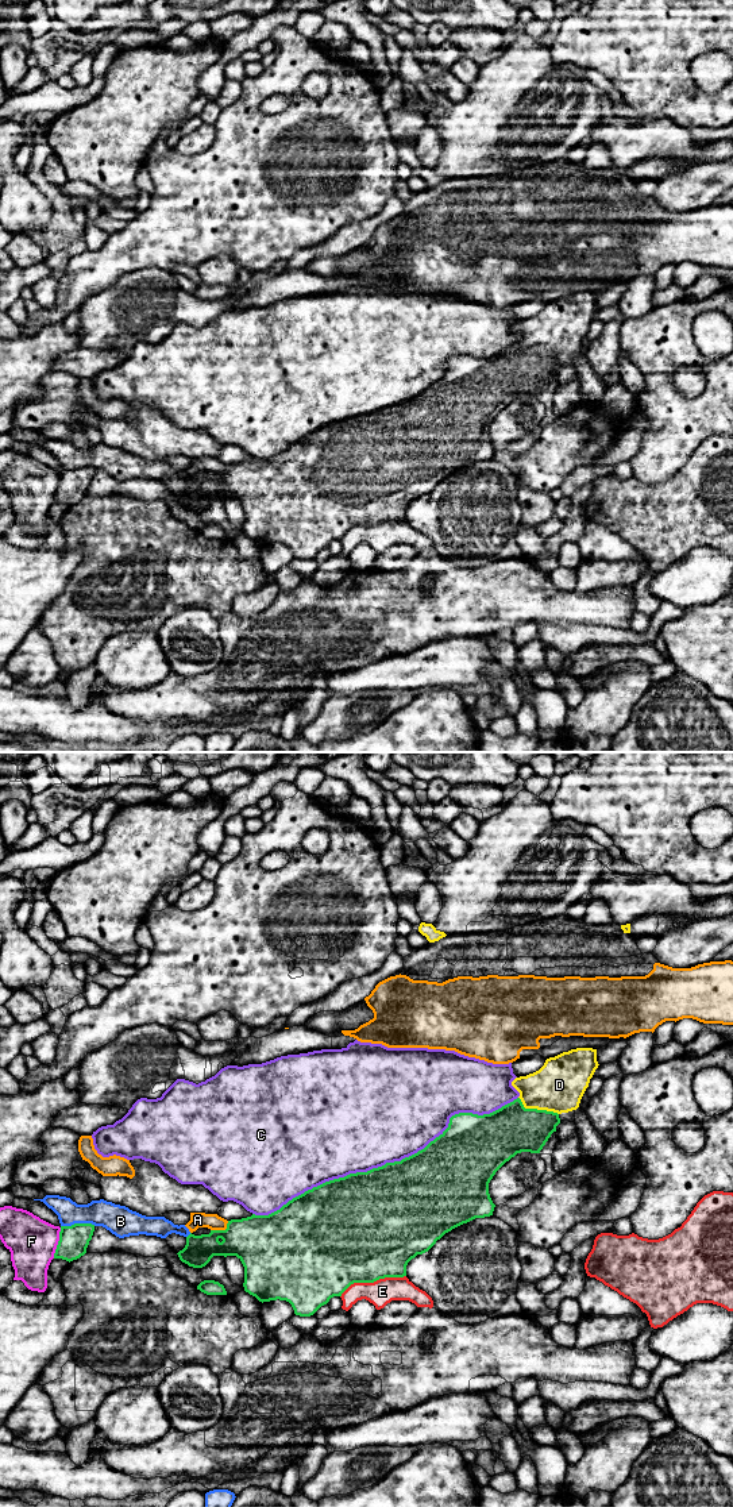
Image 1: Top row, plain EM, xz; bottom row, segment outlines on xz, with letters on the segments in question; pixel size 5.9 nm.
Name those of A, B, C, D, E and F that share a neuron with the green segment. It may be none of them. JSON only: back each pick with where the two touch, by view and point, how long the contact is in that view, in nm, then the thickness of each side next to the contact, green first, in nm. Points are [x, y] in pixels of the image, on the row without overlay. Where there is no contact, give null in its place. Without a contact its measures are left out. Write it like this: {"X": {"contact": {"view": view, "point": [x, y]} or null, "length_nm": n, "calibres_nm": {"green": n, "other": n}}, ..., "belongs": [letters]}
{"D": {"contact": {"view": "xz", "point": [536, 353]}, "length_nm": 260, "calibres_nm": {"green": 300, "other": 300}}, "belongs": ["D"]}

